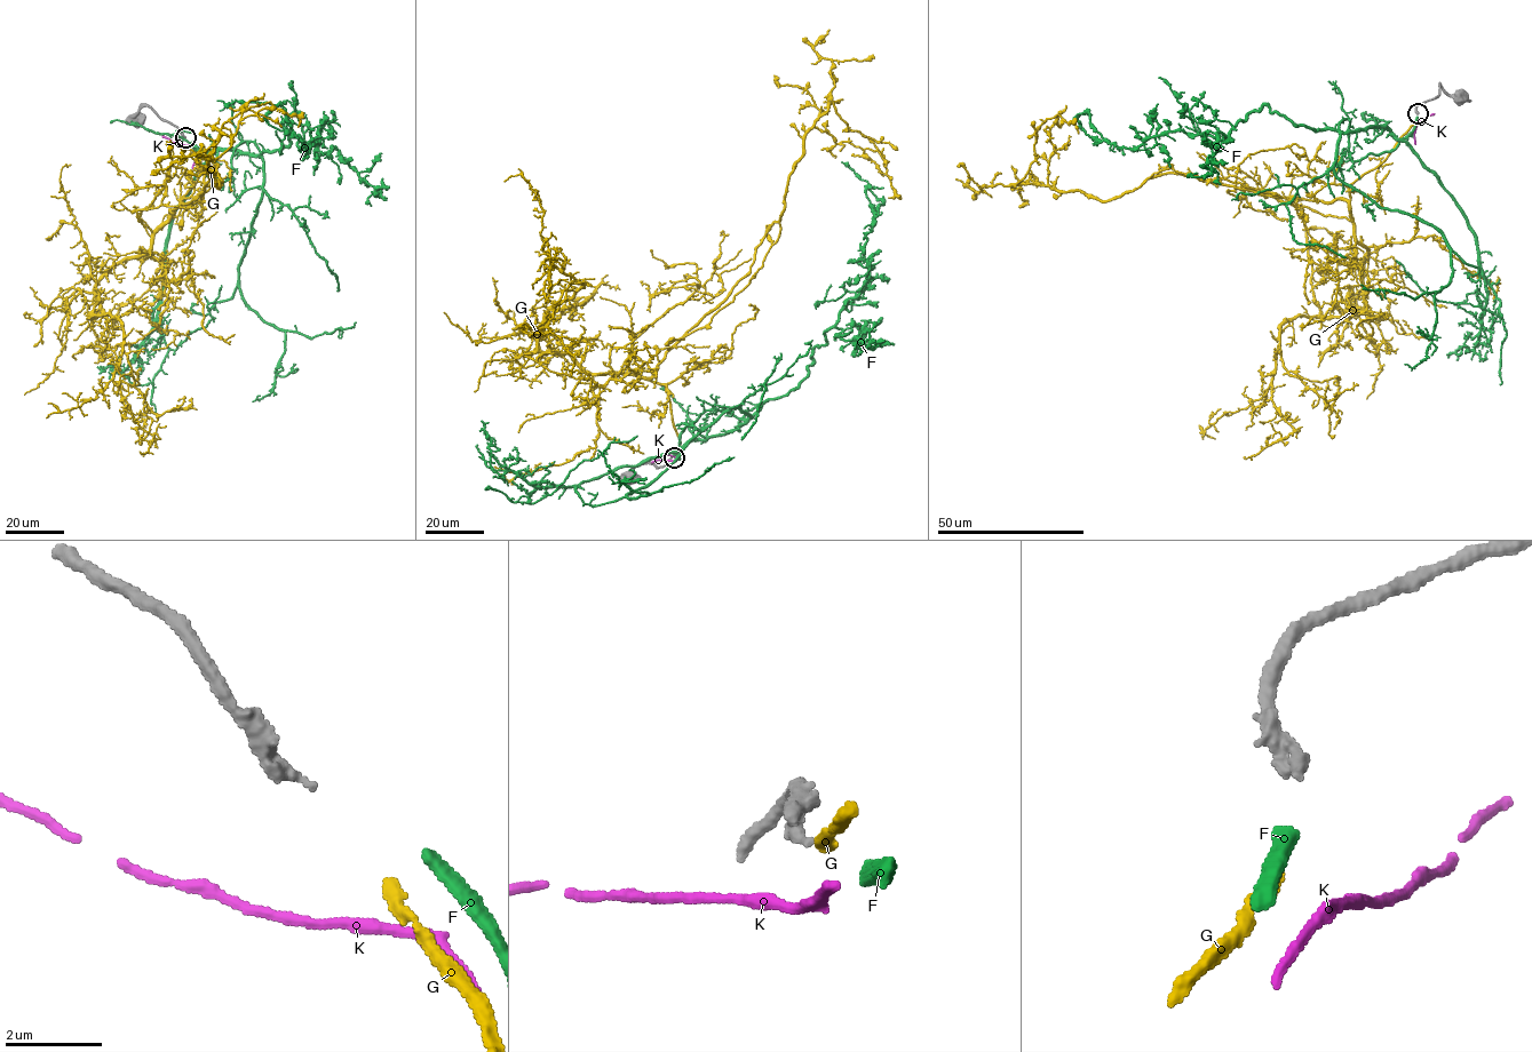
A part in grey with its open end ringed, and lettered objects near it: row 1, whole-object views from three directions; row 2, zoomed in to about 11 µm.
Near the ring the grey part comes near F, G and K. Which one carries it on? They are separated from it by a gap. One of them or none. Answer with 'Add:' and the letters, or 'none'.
Add: G

